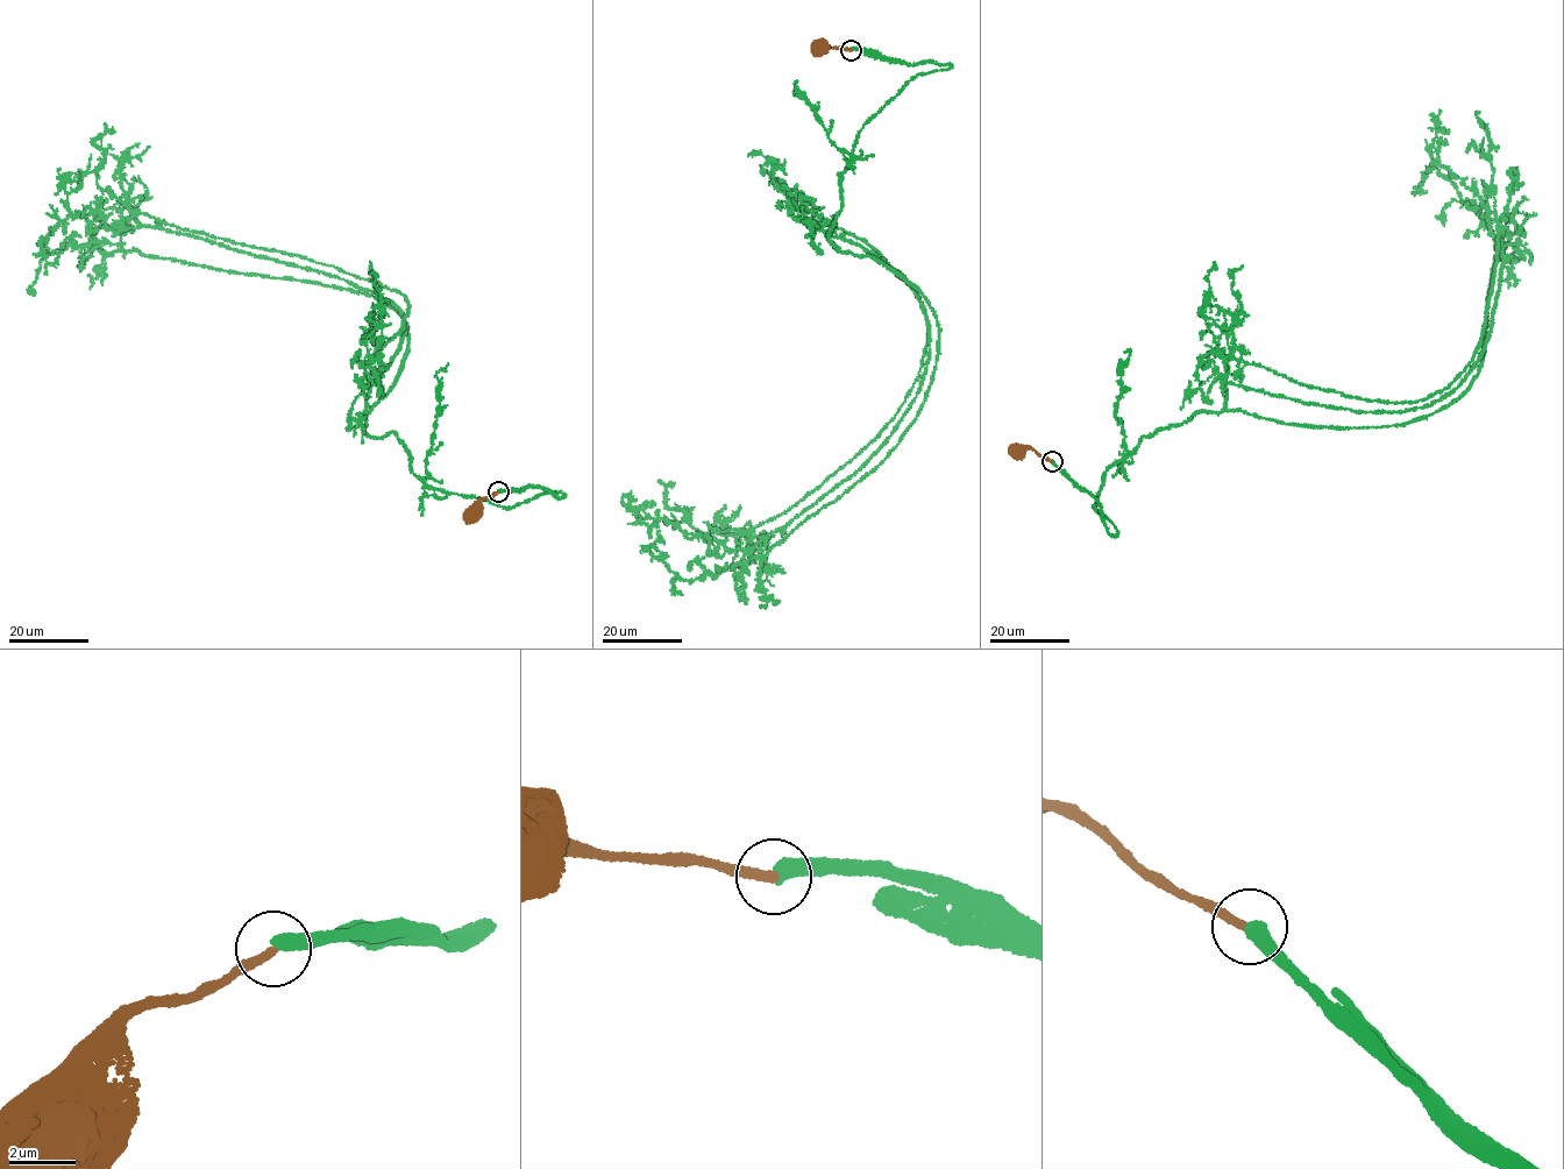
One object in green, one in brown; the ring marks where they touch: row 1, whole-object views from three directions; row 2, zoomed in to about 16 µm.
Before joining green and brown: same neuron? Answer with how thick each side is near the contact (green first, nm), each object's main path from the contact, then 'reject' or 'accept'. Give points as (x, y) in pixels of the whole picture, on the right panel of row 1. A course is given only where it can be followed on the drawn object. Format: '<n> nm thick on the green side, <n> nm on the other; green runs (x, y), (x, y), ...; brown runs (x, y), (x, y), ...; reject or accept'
480 nm thick on the green side, 280 nm on the other; green runs (1052, 461), (1115, 535), (1106, 472), (1224, 408), (1232, 358), (1367, 401), (1449, 387), (1495, 264), (1479, 114); brown runs (1052, 461), (1033, 448), (1025, 447), (1015, 453); reject

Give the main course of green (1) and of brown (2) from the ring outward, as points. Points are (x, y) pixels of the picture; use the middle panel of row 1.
1: (851, 50), (951, 65), (864, 126), (838, 249), (810, 222), (914, 288), (918, 377), (747, 530), (661, 483)
2: (851, 50), (823, 44), (819, 48)

